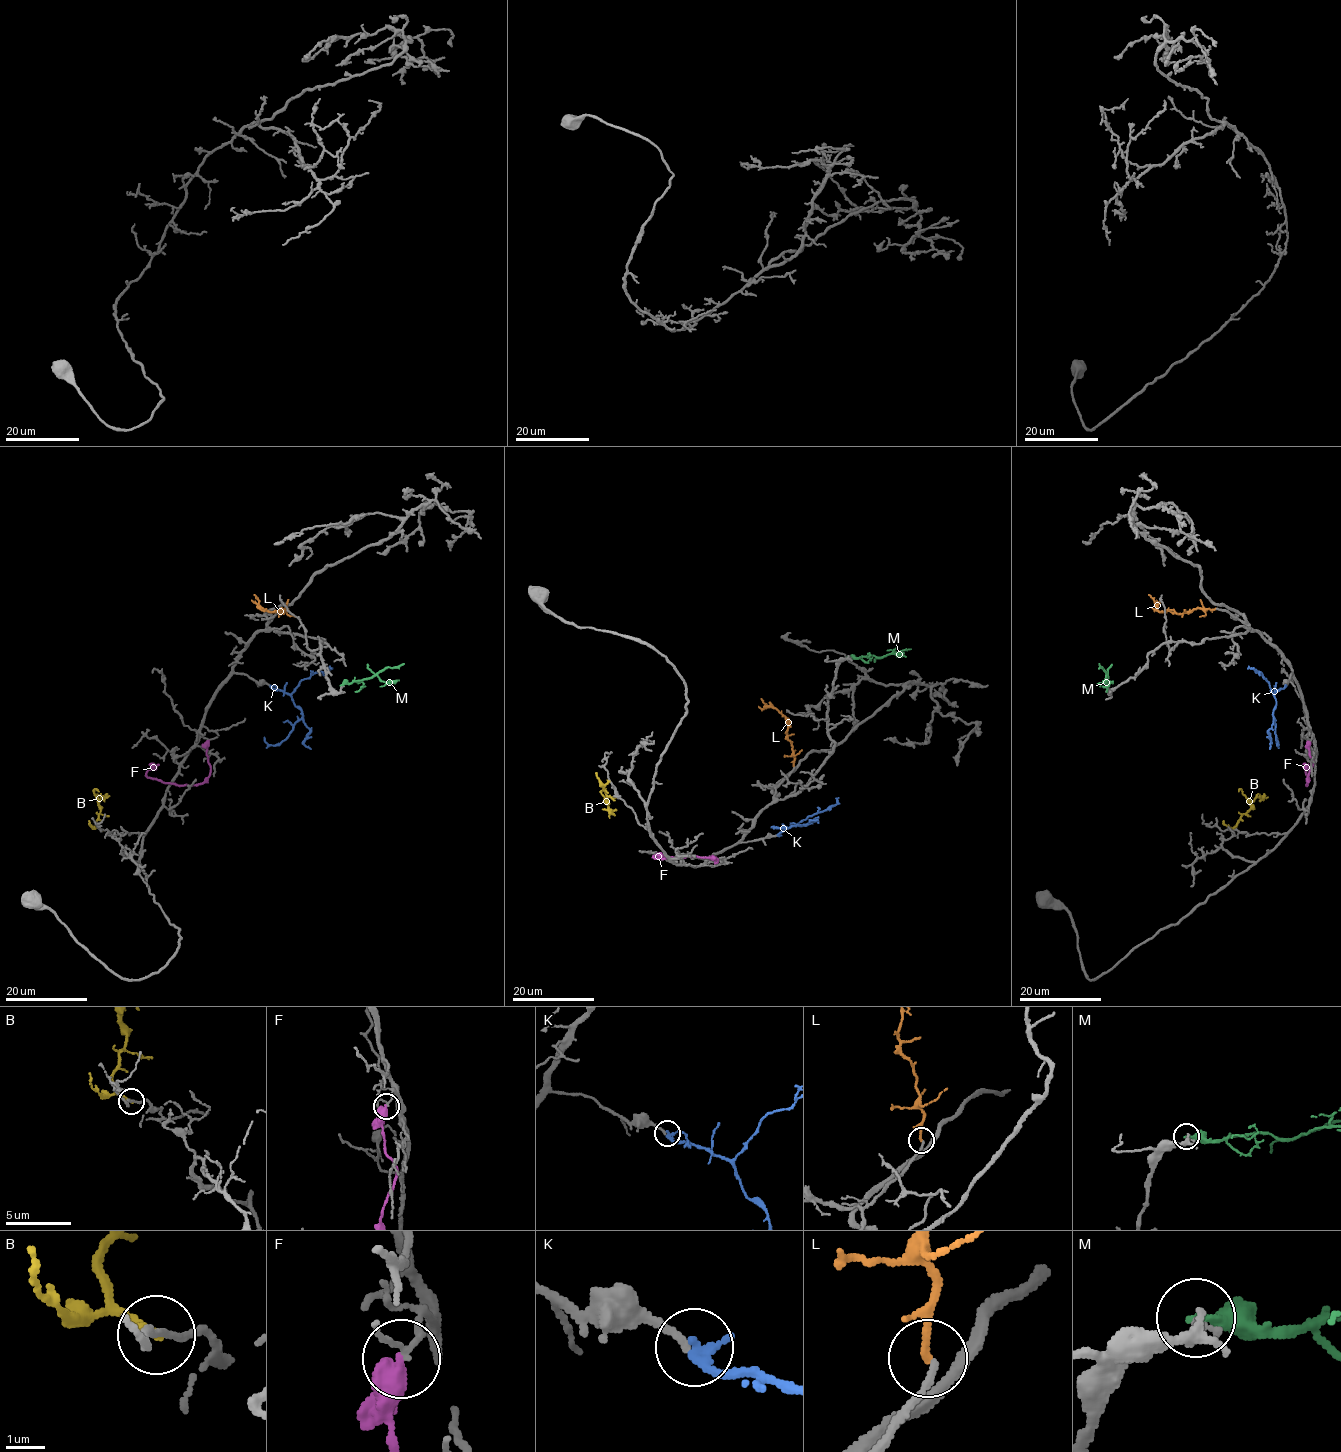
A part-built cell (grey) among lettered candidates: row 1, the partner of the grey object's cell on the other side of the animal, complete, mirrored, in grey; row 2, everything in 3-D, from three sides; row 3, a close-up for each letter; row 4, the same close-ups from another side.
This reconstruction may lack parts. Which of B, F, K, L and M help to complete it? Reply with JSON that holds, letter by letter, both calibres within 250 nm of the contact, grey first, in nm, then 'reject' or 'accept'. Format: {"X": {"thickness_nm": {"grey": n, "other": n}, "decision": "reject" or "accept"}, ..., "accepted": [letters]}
{"B": {"thickness_nm": {"grey": 140, "other": 240}, "decision": "reject"}, "F": {"thickness_nm": {"grey": 110, "other": 600}, "decision": "reject"}, "K": {"thickness_nm": {"grey": 200, "other": 300}, "decision": "accept"}, "L": {"thickness_nm": {"grey": 110, "other": 190}, "decision": "accept"}, "M": {"thickness_nm": {"grey": 240, "other": 300}, "decision": "reject"}, "accepted": ["K", "L"]}

